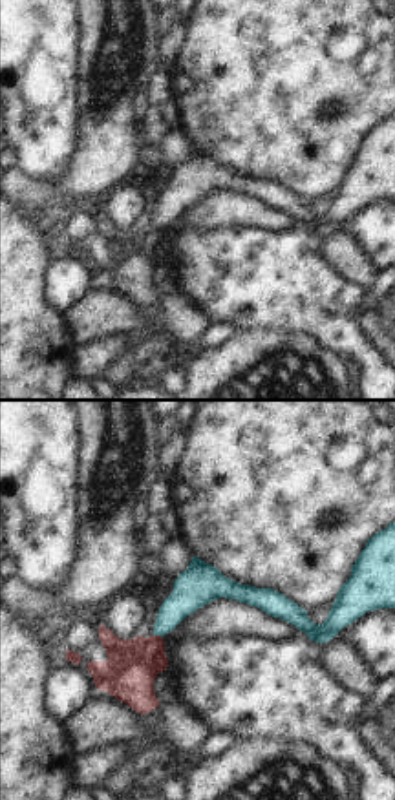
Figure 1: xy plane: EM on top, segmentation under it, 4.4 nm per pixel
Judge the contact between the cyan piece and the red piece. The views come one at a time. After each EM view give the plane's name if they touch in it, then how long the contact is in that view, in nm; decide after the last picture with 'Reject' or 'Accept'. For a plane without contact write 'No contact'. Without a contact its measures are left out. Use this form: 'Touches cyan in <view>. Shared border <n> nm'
Touches cyan in xy. Shared border 40 nm.

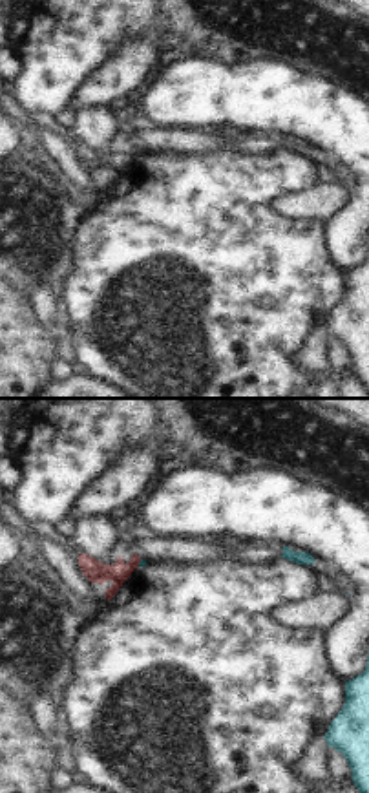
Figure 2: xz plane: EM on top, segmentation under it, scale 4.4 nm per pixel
Touches cyan in xz. Shared border 40 nm.

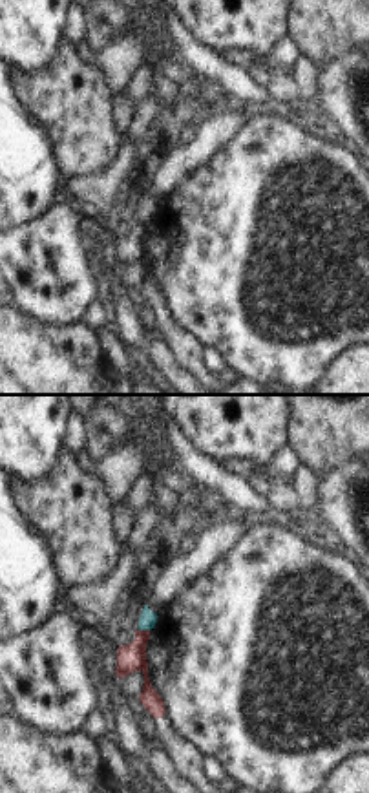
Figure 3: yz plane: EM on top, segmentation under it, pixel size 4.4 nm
Touches cyan in yz. Shared border 50 nm.

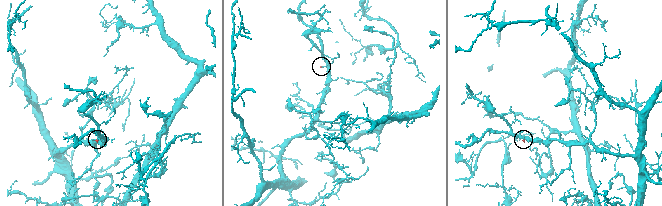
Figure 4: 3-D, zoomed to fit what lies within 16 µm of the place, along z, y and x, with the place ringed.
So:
Reject.

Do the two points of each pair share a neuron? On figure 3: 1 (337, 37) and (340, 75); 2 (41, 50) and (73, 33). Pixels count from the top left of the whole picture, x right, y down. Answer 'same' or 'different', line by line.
1: different
2: different

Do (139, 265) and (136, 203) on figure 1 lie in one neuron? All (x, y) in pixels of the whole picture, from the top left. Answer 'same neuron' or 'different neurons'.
different neurons

